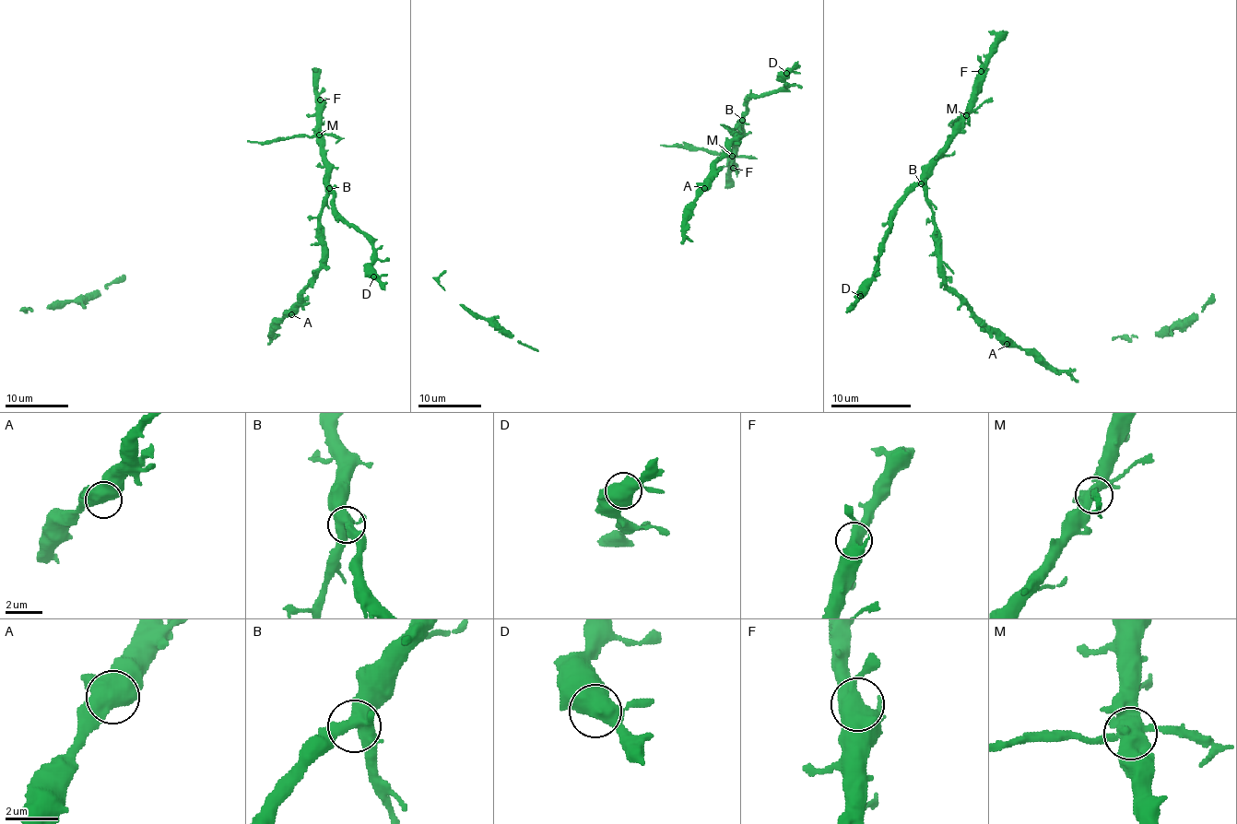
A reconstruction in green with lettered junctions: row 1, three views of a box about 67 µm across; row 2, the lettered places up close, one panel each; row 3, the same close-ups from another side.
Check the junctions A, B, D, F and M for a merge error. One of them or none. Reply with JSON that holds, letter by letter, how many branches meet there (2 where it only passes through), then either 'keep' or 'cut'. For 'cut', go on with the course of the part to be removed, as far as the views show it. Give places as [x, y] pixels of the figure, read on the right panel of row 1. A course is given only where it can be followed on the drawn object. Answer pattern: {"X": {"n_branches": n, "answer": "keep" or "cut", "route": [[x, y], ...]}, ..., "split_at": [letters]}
{"A": {"n_branches": 3, "answer": "keep"}, "B": {"n_branches": 4, "answer": "keep"}, "D": {"n_branches": 3, "answer": "keep"}, "F": {"n_branches": 4, "answer": "keep"}, "M": {"n_branches": 5, "answer": "cut", "route": [[967, 115], [953, 123]]}, "split_at": ["M"]}

